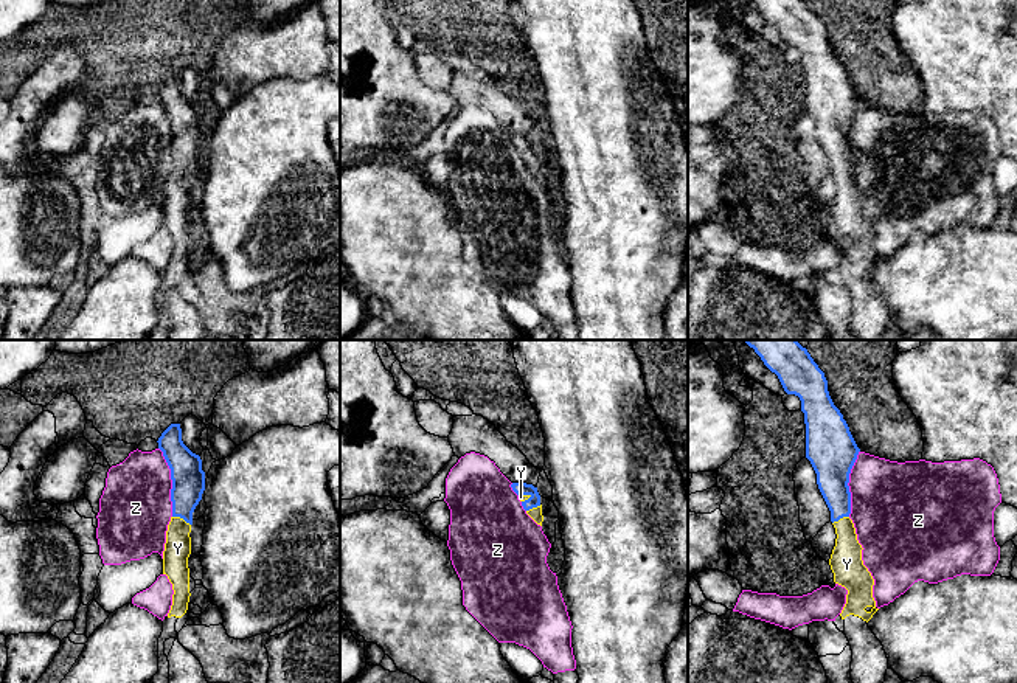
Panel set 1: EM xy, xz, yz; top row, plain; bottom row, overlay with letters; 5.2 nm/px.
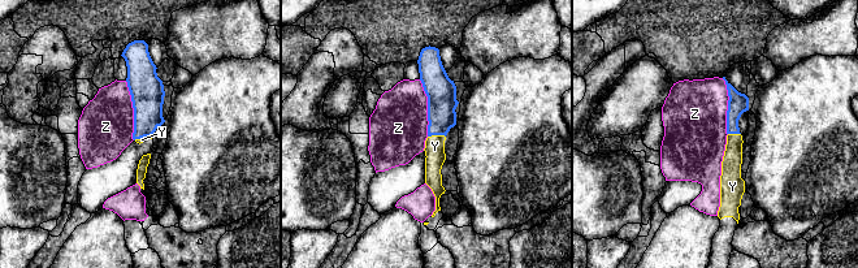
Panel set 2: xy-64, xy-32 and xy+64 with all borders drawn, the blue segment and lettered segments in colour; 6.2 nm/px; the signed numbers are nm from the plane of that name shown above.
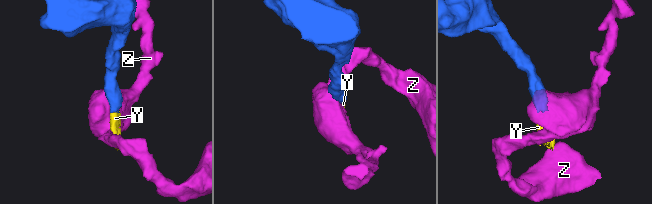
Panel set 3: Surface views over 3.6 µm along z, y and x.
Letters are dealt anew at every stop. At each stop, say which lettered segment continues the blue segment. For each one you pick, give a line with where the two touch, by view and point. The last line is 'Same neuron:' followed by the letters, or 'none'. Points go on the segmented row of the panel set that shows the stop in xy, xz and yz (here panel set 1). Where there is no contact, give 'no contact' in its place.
Y: xy (182, 517)
Same neuron: Y

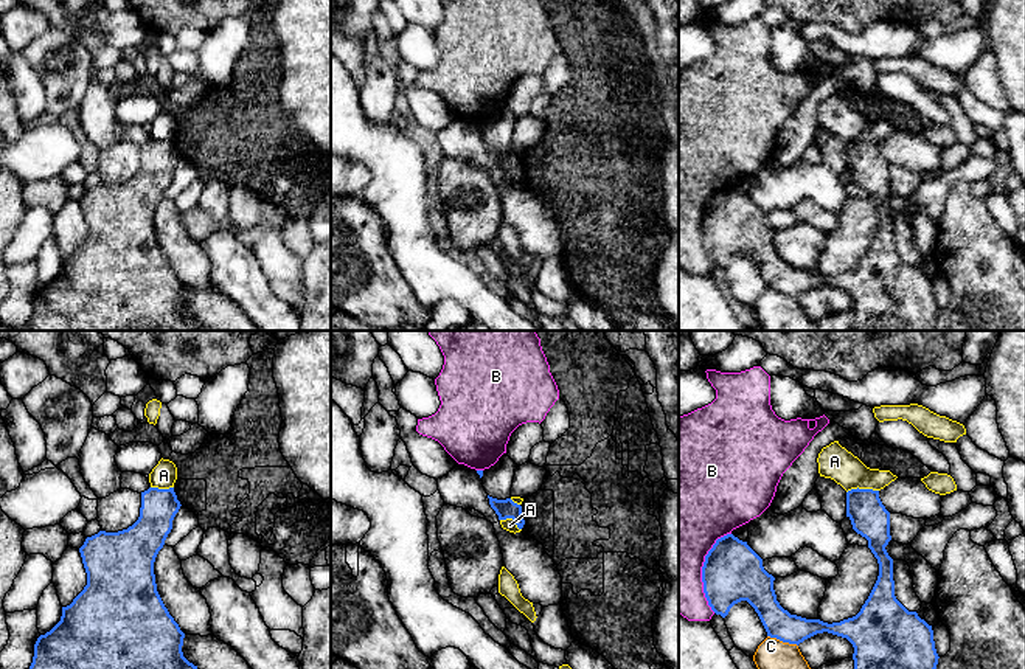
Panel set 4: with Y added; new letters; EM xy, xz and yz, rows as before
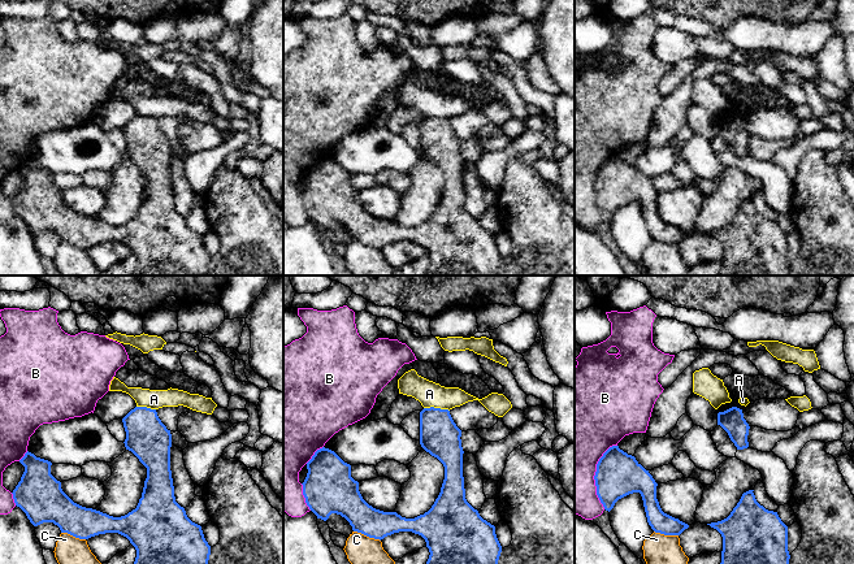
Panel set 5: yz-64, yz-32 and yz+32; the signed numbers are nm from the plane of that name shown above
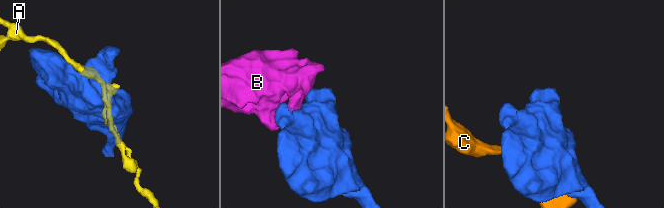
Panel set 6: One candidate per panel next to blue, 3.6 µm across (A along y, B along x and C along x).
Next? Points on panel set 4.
Same neuron: none

